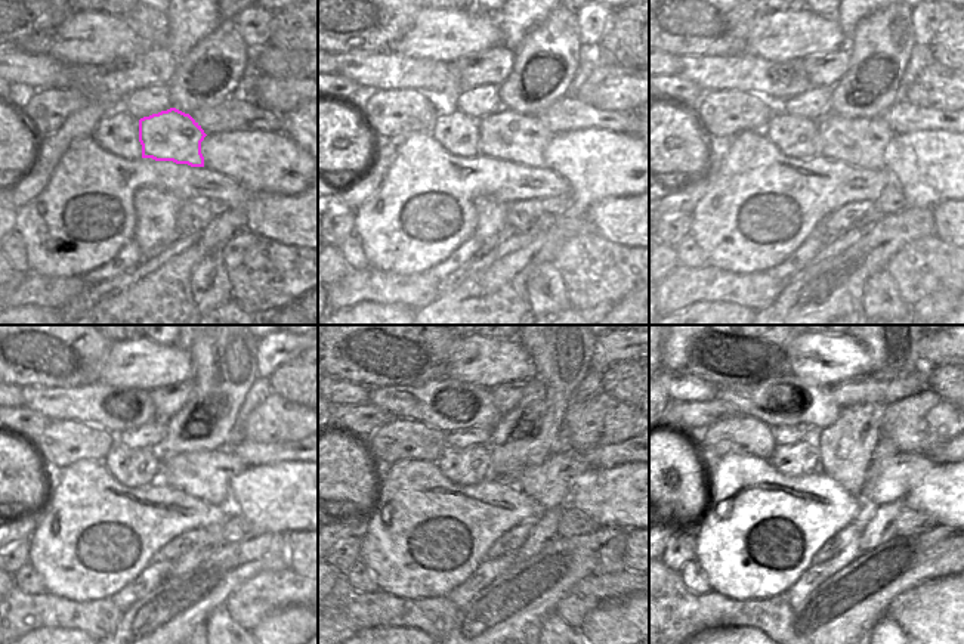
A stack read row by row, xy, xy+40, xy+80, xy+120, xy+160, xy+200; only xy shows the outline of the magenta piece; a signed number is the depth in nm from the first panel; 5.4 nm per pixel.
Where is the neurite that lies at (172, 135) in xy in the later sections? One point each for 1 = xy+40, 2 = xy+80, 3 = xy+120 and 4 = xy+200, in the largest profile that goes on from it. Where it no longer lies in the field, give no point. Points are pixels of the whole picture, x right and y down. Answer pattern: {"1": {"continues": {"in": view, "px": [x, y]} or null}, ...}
{"1": {"continues": {"in": "xy+40", "px": [504, 135]}}, "2": {"continues": {"in": "xy+80", "px": [861, 142]}}, "3": {"continues": {"in": "xy+120", "px": [204, 474]}}, "4": {"continues": {"in": "xy+200", "px": [890, 477]}}}

